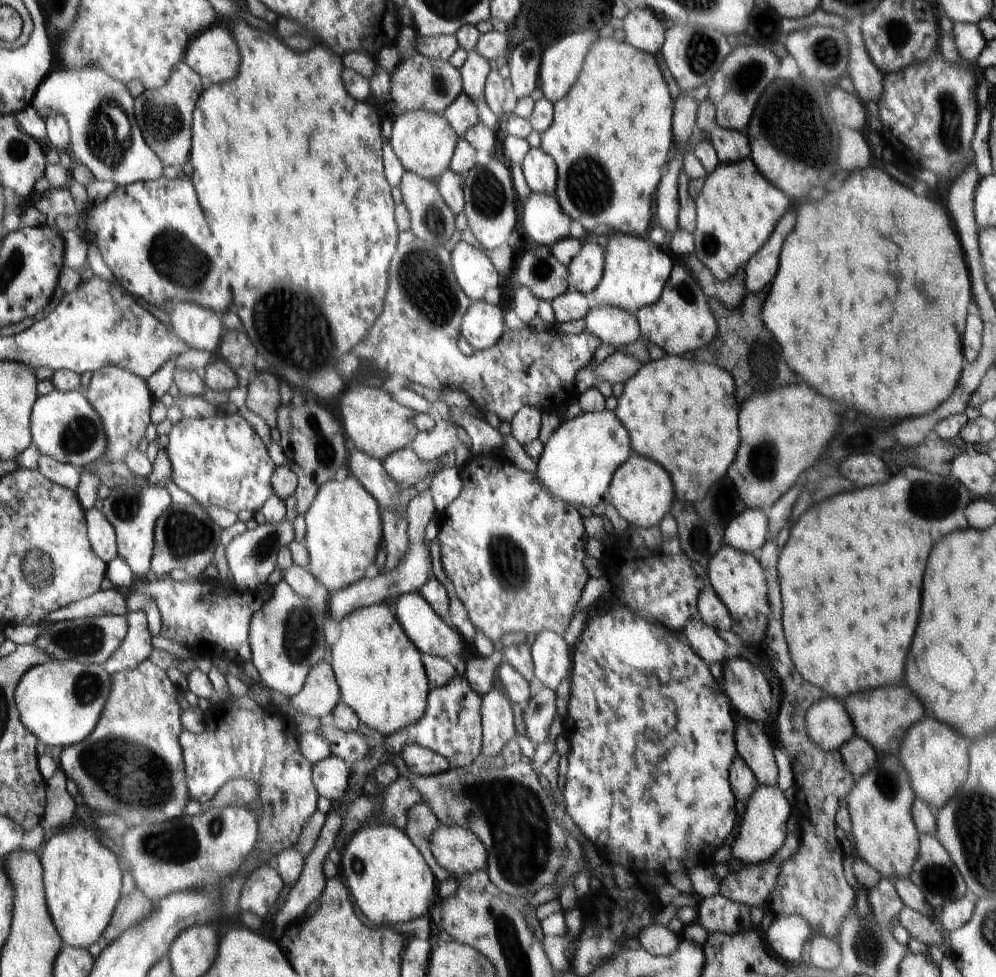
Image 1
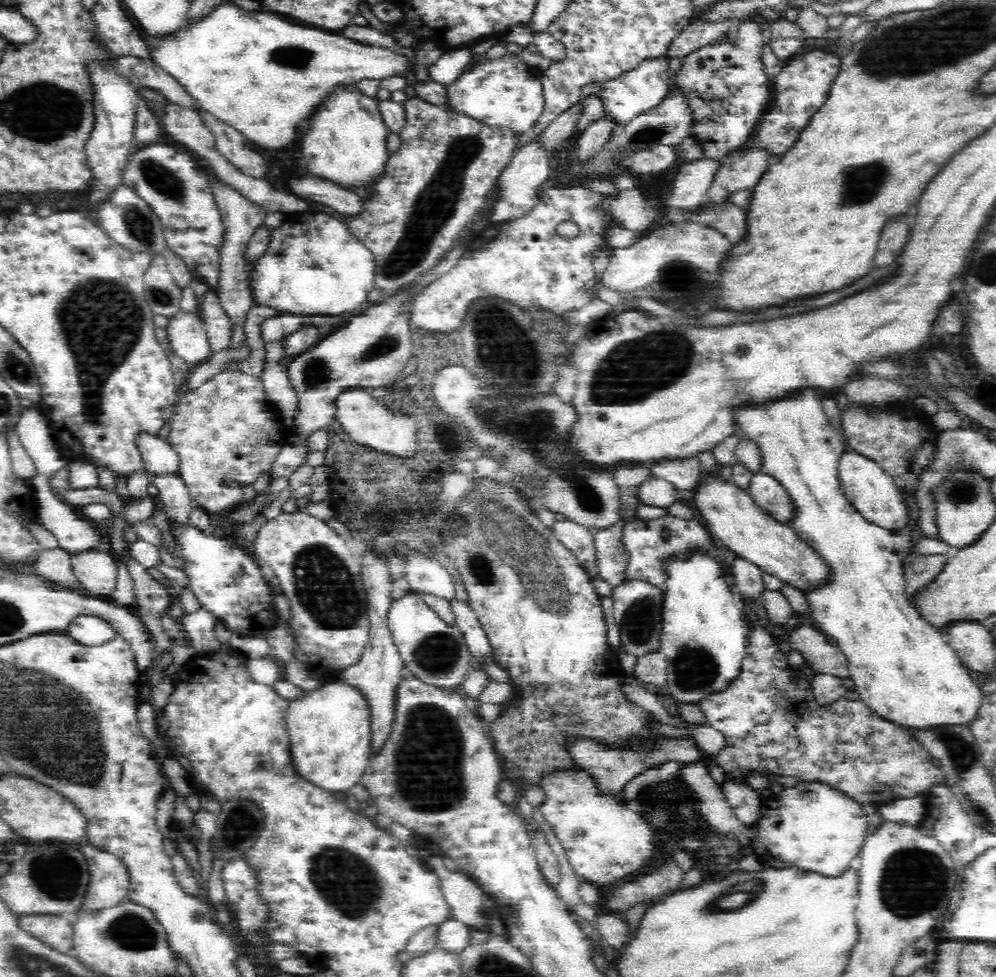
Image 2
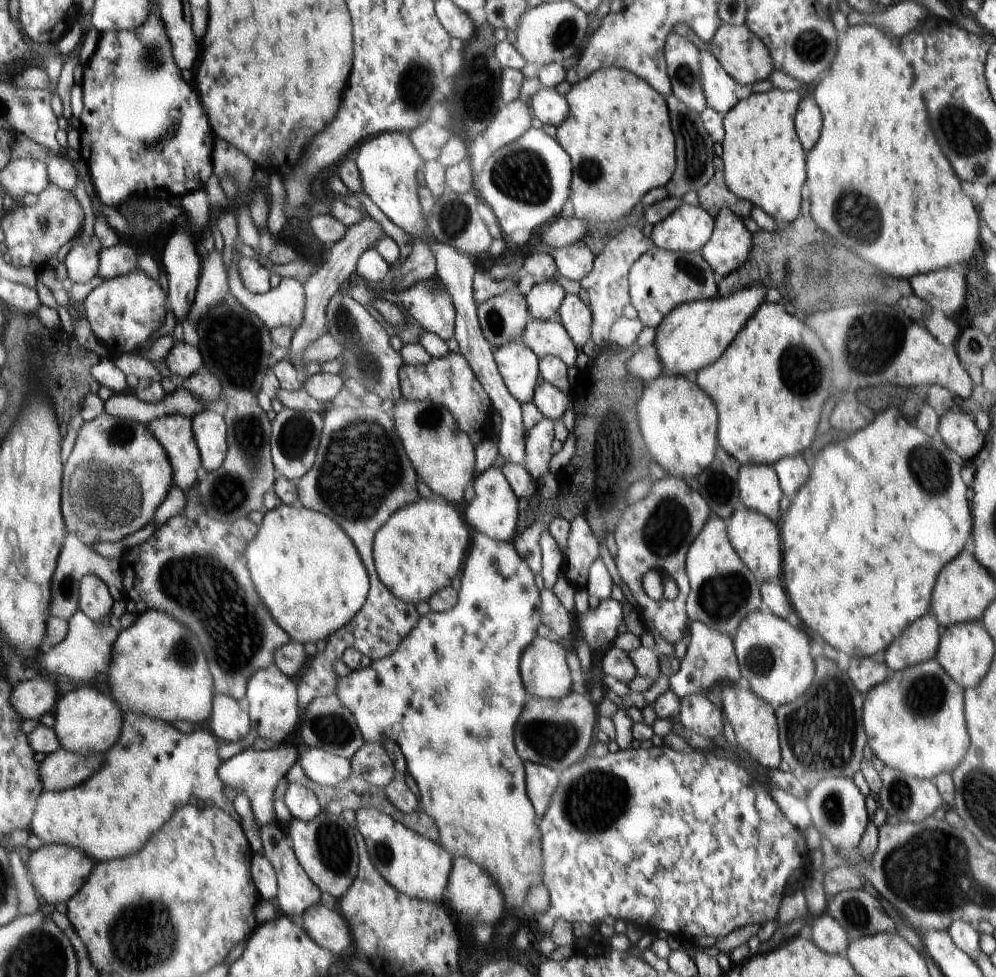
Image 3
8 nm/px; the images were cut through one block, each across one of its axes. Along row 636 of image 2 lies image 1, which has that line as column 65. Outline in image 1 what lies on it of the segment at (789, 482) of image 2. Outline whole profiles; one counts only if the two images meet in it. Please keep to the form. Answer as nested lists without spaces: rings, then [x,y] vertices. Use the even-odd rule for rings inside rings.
[[[66,826],[50,833],[41,853],[54,922],[64,944],[81,949],[89,949],[105,936],[123,899],[125,868],[119,856],[98,840],[99,834],[97,828]]]

